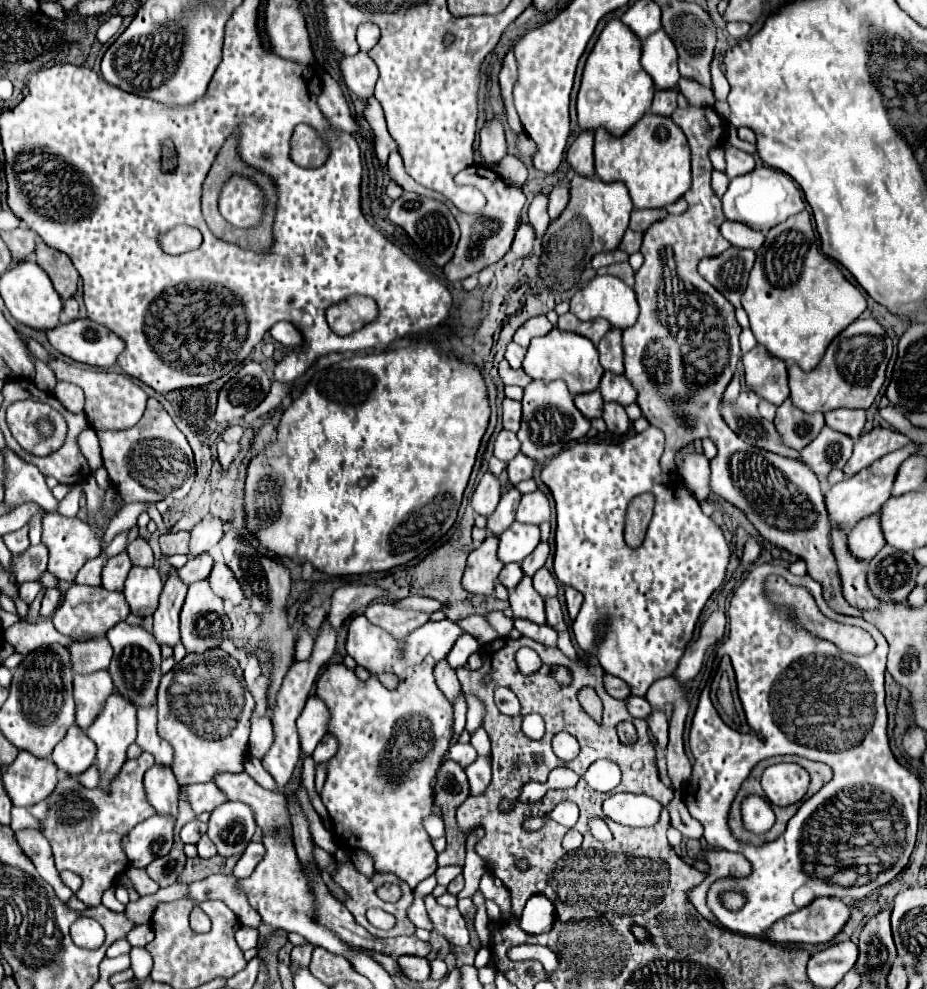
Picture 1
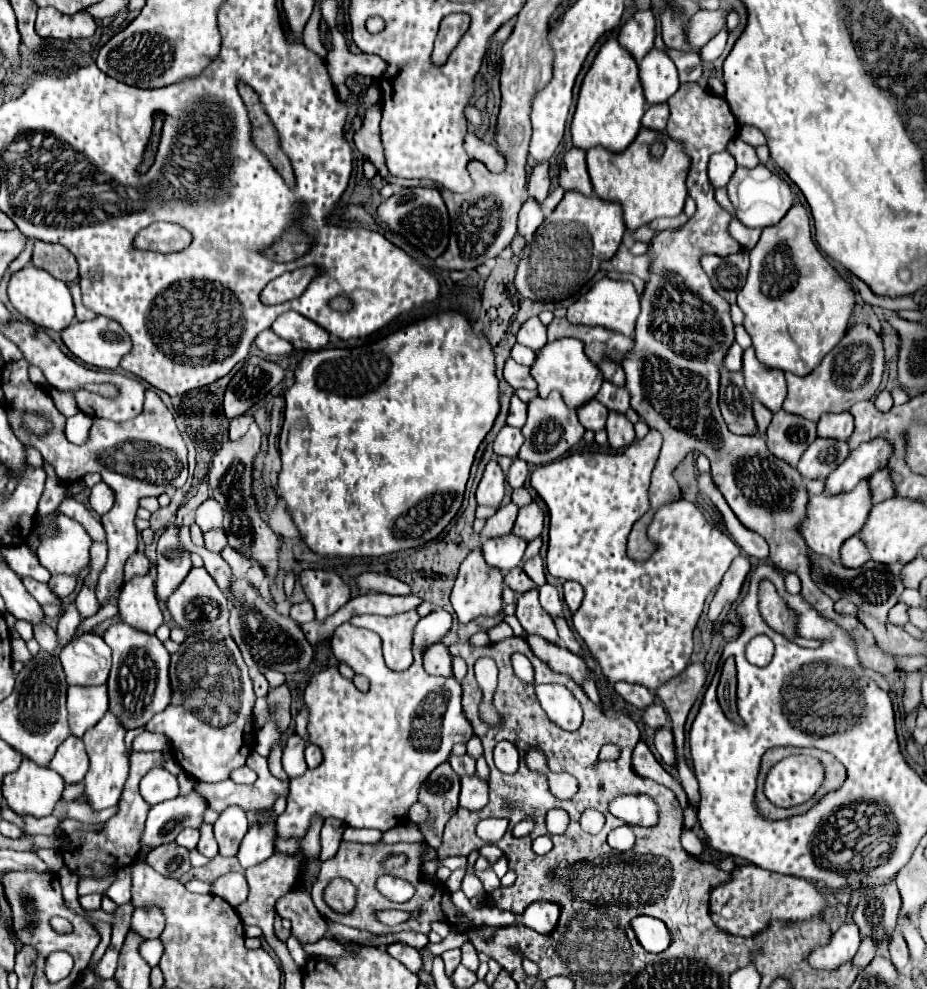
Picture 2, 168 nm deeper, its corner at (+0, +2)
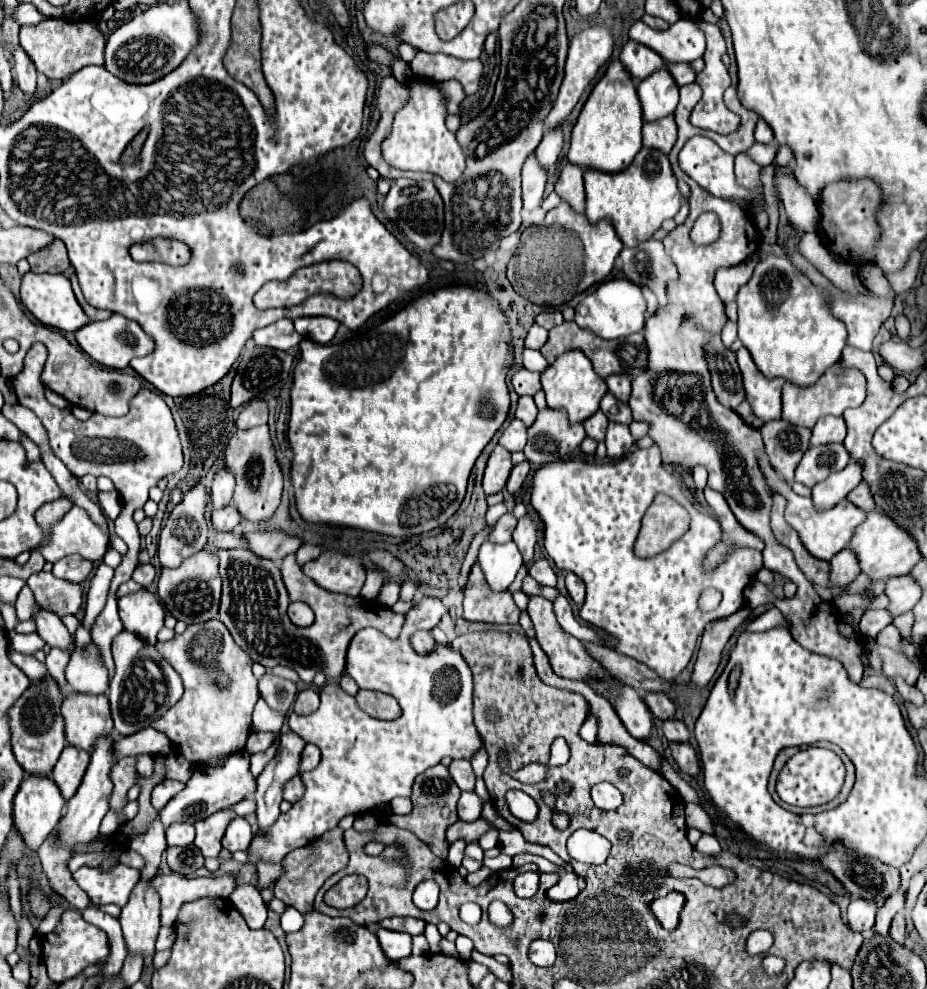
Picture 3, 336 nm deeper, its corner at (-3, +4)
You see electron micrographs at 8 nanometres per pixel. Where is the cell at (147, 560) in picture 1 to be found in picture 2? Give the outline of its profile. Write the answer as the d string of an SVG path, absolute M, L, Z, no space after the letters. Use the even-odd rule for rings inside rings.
M133 554L133 558L129 558L129 562L125 564L125 582L129 582L135 576L143 576L149 572L149 560L145 554Z

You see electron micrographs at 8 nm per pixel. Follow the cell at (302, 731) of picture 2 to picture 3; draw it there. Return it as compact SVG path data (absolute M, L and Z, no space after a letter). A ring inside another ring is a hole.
M308 688L308 690L302 690L302 692L298 694L292 710L294 710L296 714L312 714L312 712L318 710L318 704L320 704L318 692L312 690L312 688Z

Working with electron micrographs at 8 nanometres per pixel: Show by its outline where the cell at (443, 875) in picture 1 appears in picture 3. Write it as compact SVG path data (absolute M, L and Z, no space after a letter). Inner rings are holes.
M454 842L454 844L450 846L448 862L450 862L454 868L458 868L458 866L460 866L460 862L462 862L462 858L464 858L464 848L466 848L466 844L464 844L464 842Z

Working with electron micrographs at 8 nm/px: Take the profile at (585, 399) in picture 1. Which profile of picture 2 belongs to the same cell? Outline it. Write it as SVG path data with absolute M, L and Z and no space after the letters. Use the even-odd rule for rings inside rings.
M591 400L585 406L581 406L577 410L577 414L579 414L579 422L585 426L585 430L597 432L597 430L603 430L605 428L609 410L605 410L605 406L601 406L601 402Z

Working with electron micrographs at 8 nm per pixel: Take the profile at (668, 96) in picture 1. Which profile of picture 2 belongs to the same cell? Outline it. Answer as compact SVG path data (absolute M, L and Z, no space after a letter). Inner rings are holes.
M667 104L649 106L649 110L643 116L643 128L655 130L655 132L663 132L667 120L669 120L669 108L667 108Z

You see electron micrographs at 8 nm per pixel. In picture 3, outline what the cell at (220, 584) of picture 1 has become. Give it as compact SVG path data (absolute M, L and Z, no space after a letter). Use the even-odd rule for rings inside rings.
M254 532L254 534L242 534L242 540L246 542L246 548L250 552L256 552L256 556L266 560L282 560L288 554L294 554L298 546L302 544L300 538L290 538L280 532Z

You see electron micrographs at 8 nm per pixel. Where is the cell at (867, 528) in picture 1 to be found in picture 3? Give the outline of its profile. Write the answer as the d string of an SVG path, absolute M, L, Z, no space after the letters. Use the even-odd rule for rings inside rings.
M844 548L830 560L830 582L836 586L846 586L850 584L856 574L860 574L860 566L856 560L856 552L850 552L850 548Z

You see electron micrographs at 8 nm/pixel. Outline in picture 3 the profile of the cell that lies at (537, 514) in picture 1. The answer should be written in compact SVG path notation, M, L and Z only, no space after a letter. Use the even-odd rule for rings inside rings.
M526 514L524 518L518 520L518 526L514 530L514 542L520 548L524 562L530 564L530 560L534 556L534 546L538 542L538 524L530 514Z

